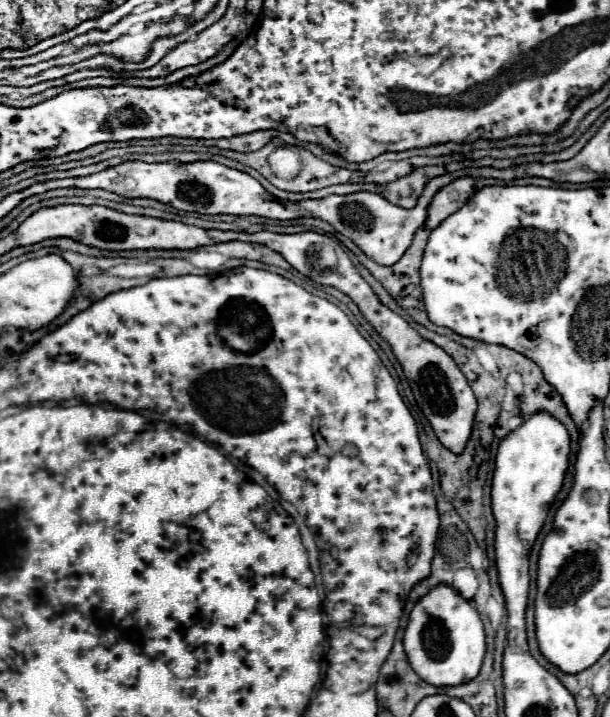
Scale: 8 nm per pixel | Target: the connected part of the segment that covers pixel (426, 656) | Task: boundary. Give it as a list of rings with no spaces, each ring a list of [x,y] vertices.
[[[450,585],[434,587],[414,605],[410,613],[404,633],[404,649],[418,677],[434,687],[450,687],[472,681],[478,677],[486,653],[484,625],[474,603],[462,599]]]

